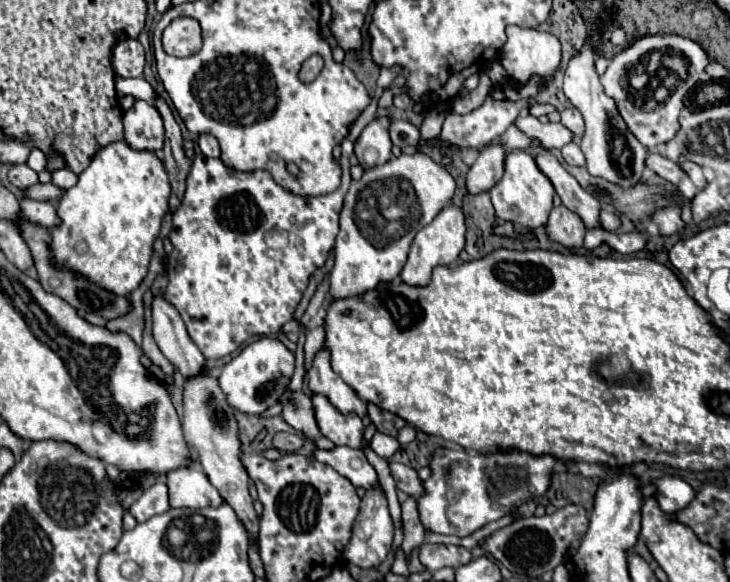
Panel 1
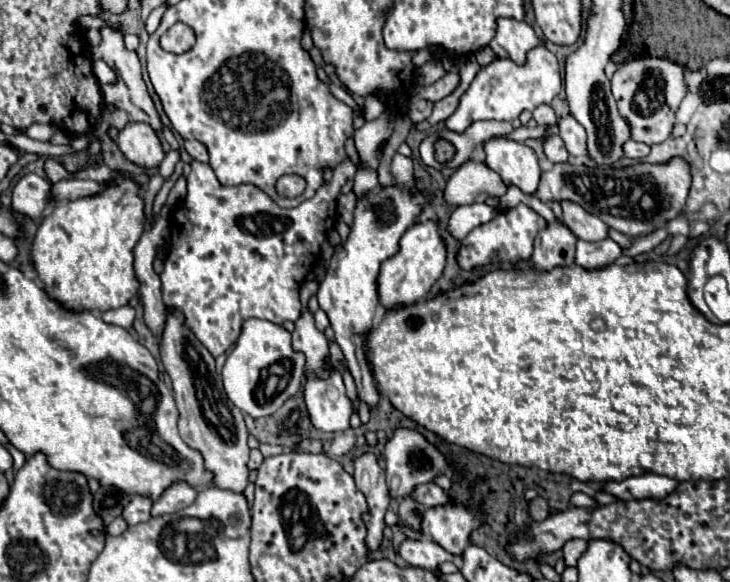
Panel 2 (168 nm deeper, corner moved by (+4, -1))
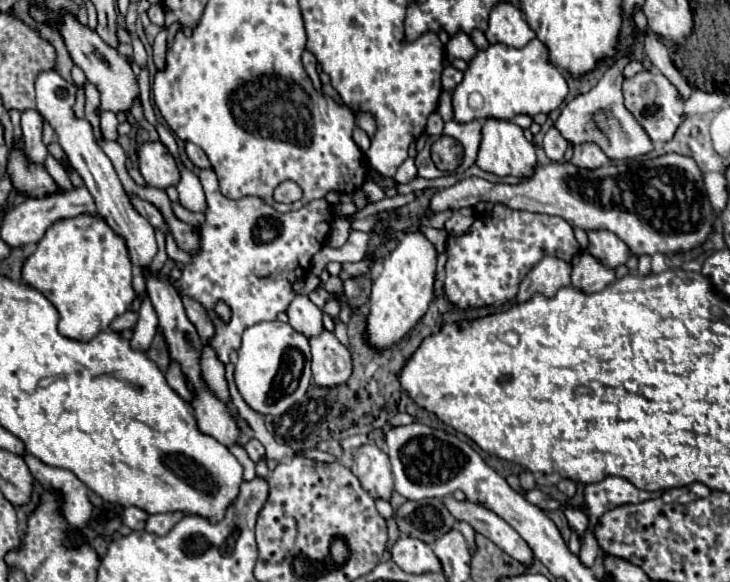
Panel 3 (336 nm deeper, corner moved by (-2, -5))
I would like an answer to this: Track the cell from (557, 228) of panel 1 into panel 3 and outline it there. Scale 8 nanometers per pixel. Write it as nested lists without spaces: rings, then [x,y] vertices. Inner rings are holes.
[[[545,256],[531,268],[531,272],[521,282],[517,300],[525,302],[535,292],[553,296],[553,292],[557,292],[557,288],[563,288],[569,284],[571,284],[571,264],[557,256]]]

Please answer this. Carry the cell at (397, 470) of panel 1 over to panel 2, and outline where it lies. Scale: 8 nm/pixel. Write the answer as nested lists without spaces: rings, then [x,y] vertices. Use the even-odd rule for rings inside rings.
[[[421,484],[421,486],[417,486],[413,498],[419,500],[427,508],[451,504],[451,496],[445,490],[441,490],[437,484]]]

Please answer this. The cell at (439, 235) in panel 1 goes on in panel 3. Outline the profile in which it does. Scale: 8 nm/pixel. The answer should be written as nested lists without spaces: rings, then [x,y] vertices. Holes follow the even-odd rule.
[[[423,232],[405,234],[397,242],[397,246],[383,258],[383,268],[373,278],[369,296],[371,306],[371,314],[367,320],[369,344],[377,348],[389,348],[423,318],[433,300],[435,266],[437,266],[437,248]]]

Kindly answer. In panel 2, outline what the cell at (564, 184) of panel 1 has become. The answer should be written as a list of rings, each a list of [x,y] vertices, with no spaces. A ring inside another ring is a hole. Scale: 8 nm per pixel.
[[[561,202],[561,206],[563,206],[563,222],[567,224],[567,228],[571,228],[571,232],[575,232],[577,238],[587,242],[599,242],[609,238],[609,226],[603,224],[603,220],[591,216],[579,204]]]

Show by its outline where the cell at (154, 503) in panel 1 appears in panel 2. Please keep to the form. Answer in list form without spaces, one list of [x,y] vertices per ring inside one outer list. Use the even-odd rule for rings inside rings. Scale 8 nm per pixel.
[[[133,496],[131,502],[125,506],[123,510],[123,518],[129,526],[139,524],[139,522],[147,522],[151,518],[151,500],[147,496]]]

